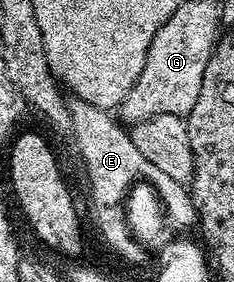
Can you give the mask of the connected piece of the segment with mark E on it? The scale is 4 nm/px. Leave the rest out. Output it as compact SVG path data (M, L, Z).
M72 99L69 104L71 110L70 131L75 132L75 144L79 147L79 156L83 159L83 164L87 167L87 180L91 183L91 200L95 203L95 220L99 223L99 228L103 233L102 239L115 240L115 244L123 244L123 232L119 228L126 228L128 224L119 224L119 211L125 208L127 193L131 185L136 180L147 180L158 192L158 199L162 201L165 209L165 216L168 221L176 228L187 228L190 224L194 225L197 220L197 209L194 200L191 199L191 193L181 182L169 178L169 174L157 170L137 146L133 146L130 131L110 111L93 106L84 100Z

